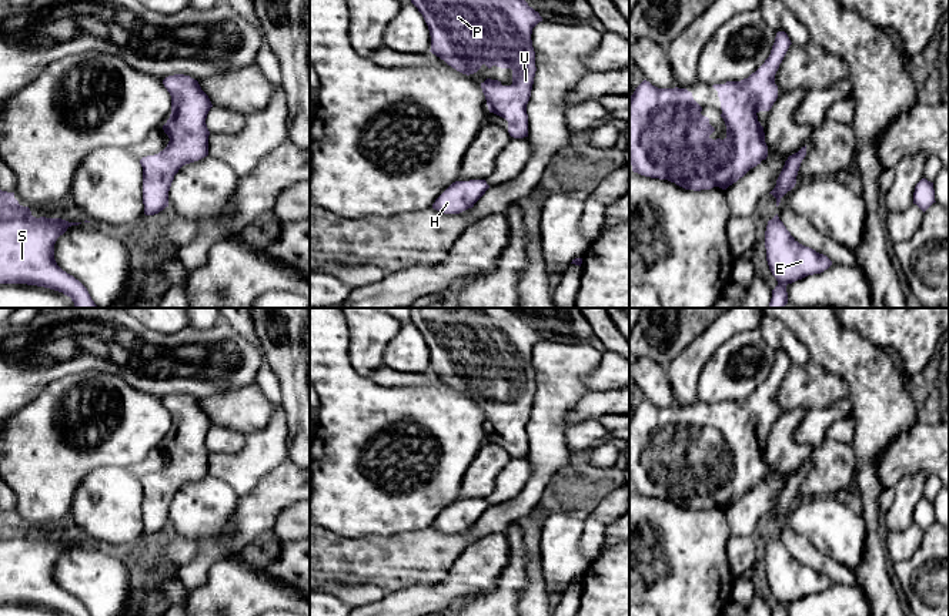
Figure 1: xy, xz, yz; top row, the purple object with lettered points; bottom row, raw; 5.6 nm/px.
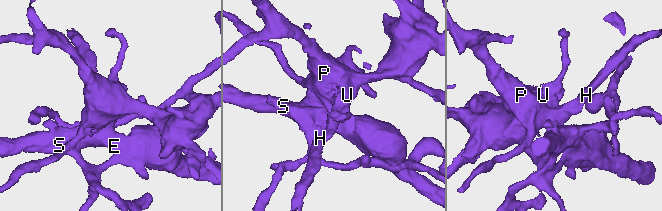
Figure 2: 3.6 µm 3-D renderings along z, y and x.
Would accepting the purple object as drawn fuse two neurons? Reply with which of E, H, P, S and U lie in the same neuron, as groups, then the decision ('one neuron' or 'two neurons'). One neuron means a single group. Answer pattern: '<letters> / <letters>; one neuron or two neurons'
E H P S U; one neuron

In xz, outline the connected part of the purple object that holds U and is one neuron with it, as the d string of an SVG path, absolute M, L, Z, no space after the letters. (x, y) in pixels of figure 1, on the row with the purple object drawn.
M411 0L422 14L431 36L431 53L444 60L448 66L462 74L477 73L482 64L512 70L512 84L502 86L498 80L487 78L481 83L489 113L508 121L508 133L514 138L528 137L527 104L535 77L535 51L532 47L532 29L542 21L538 11L528 6L525 0Z

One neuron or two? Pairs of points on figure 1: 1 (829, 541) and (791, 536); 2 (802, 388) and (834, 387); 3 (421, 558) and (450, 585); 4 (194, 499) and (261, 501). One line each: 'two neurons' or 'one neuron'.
1: two neurons
2: one neuron
3: two neurons
4: two neurons

